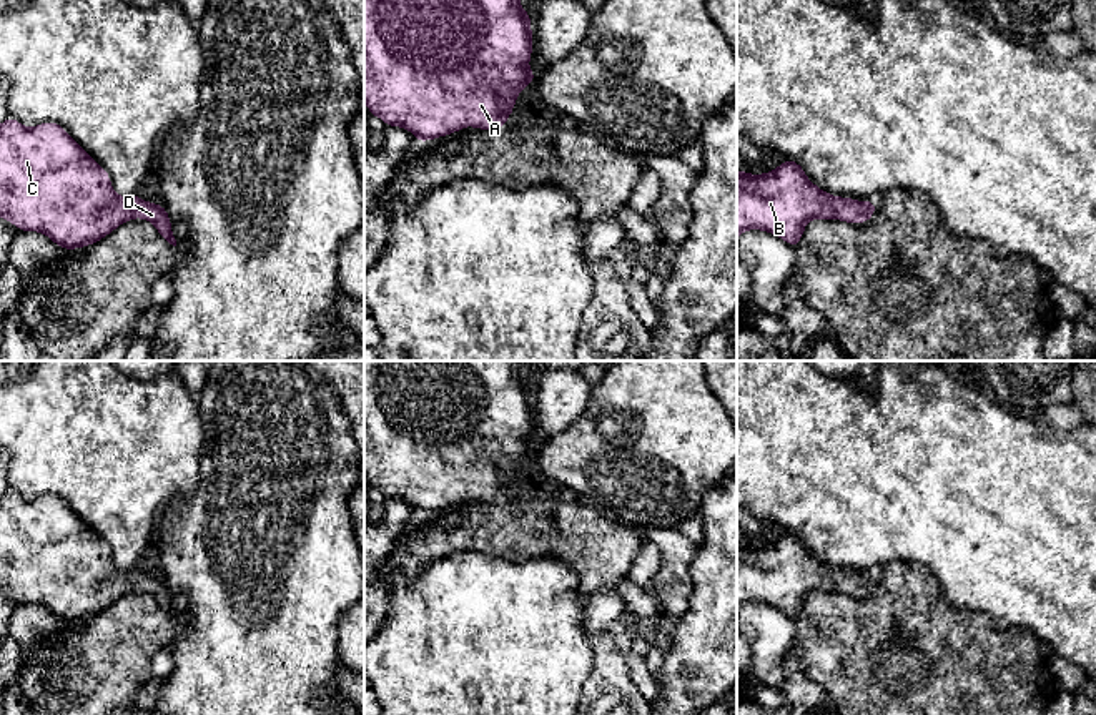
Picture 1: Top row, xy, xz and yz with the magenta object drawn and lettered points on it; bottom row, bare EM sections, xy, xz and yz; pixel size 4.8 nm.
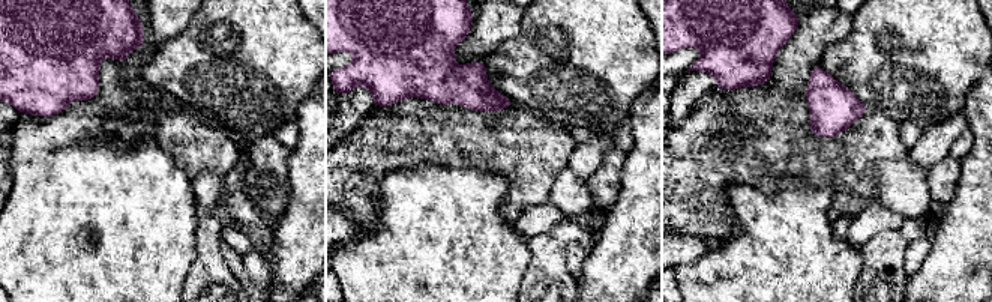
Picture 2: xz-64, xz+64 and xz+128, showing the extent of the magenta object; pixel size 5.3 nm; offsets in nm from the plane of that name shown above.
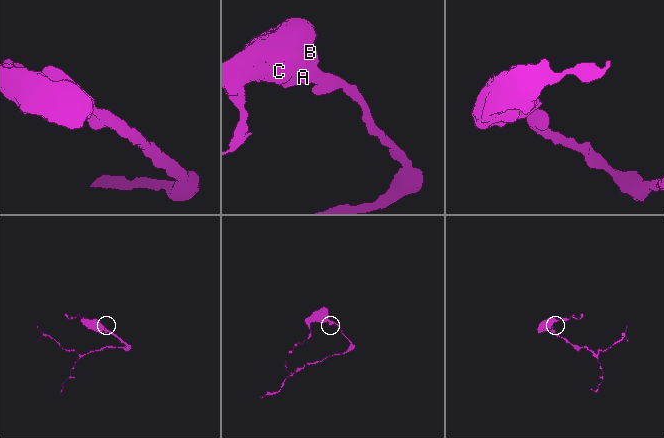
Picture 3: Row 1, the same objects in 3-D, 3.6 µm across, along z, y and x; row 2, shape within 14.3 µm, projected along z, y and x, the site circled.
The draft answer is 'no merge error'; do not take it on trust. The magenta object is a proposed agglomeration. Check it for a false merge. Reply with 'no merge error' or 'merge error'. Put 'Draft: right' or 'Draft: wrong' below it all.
no merge error
Draft: right

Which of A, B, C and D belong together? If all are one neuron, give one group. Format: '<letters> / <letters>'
A B C D

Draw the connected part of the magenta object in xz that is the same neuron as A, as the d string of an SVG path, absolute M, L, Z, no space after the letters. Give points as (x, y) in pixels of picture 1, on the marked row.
M364 0L364 101L369 115L409 130L417 141L441 138L464 126L506 126L521 90L534 85L531 55L531 15L519 0Z

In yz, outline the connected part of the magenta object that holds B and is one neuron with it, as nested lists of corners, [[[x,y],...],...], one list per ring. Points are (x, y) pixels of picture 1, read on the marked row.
[[[792,160],[763,175],[737,171],[737,239],[743,231],[760,229],[795,248],[810,219],[858,224],[868,221],[875,210],[875,201],[832,196],[820,190]]]

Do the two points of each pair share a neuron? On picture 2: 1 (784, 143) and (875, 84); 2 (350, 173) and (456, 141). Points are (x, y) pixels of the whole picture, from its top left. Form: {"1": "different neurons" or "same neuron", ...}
{"1": "different neurons", "2": "same neuron"}

